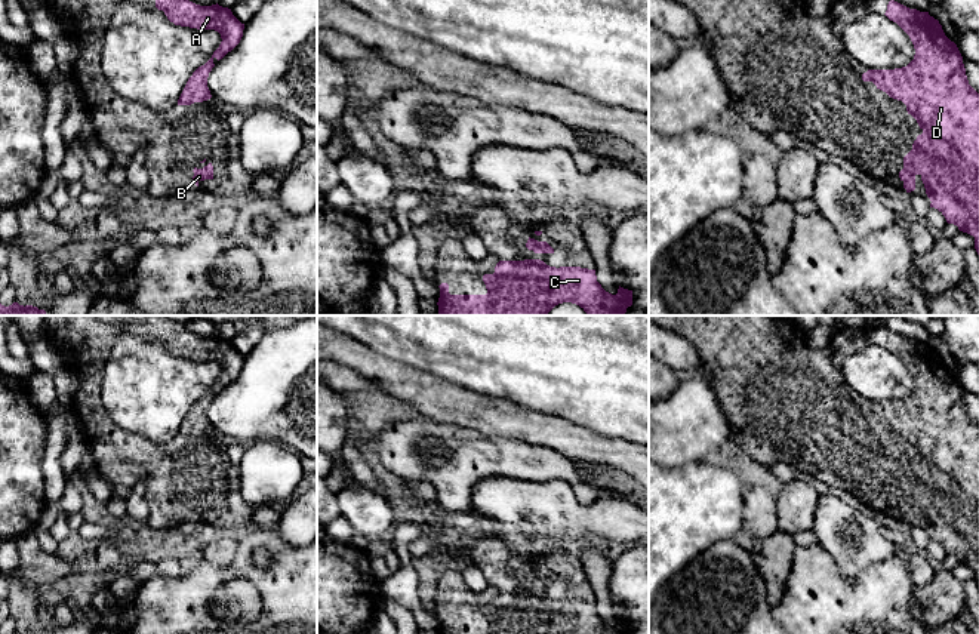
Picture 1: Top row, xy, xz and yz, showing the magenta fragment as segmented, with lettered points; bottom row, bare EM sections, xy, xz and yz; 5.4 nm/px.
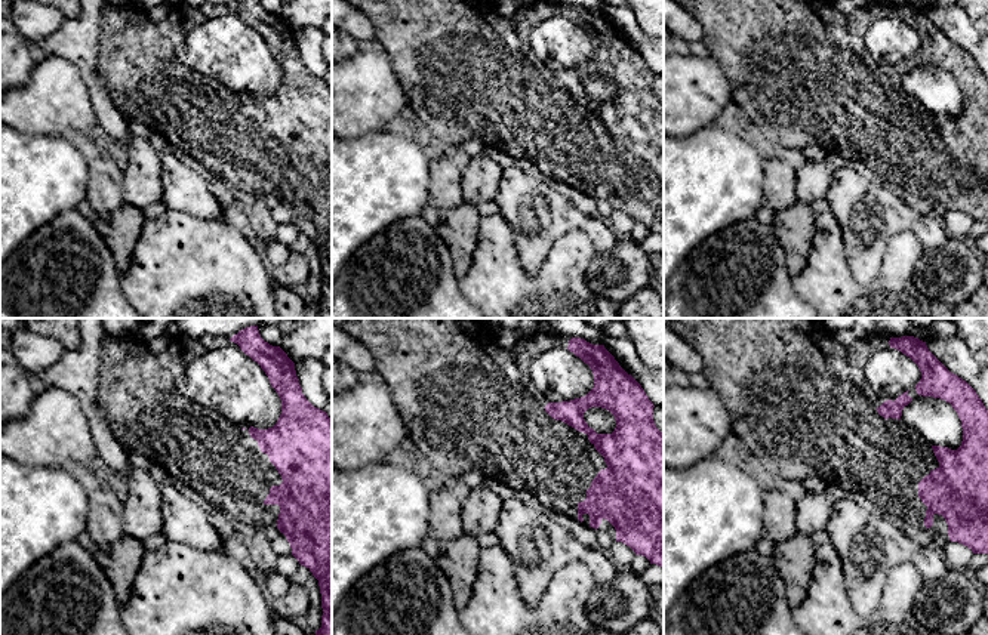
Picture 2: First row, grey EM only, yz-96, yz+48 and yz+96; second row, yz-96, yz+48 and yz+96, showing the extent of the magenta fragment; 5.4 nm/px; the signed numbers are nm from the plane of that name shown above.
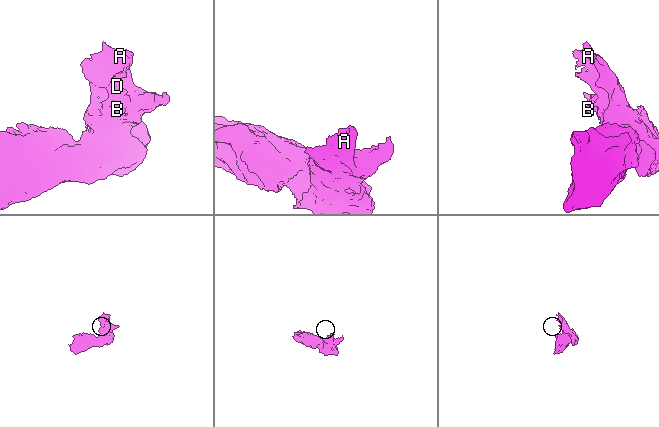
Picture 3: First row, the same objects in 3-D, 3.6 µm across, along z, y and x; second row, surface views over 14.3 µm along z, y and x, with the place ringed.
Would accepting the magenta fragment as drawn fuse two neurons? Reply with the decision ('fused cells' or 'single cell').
single cell

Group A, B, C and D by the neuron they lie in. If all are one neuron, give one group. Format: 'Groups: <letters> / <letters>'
Groups: A B C D

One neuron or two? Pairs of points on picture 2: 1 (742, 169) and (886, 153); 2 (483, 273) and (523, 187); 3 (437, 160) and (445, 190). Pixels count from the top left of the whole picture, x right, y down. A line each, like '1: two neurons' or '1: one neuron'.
1: two neurons
2: two neurons
3: one neuron

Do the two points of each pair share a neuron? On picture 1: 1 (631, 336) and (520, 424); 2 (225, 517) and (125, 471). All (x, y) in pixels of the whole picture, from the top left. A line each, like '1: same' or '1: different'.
1: different
2: same

